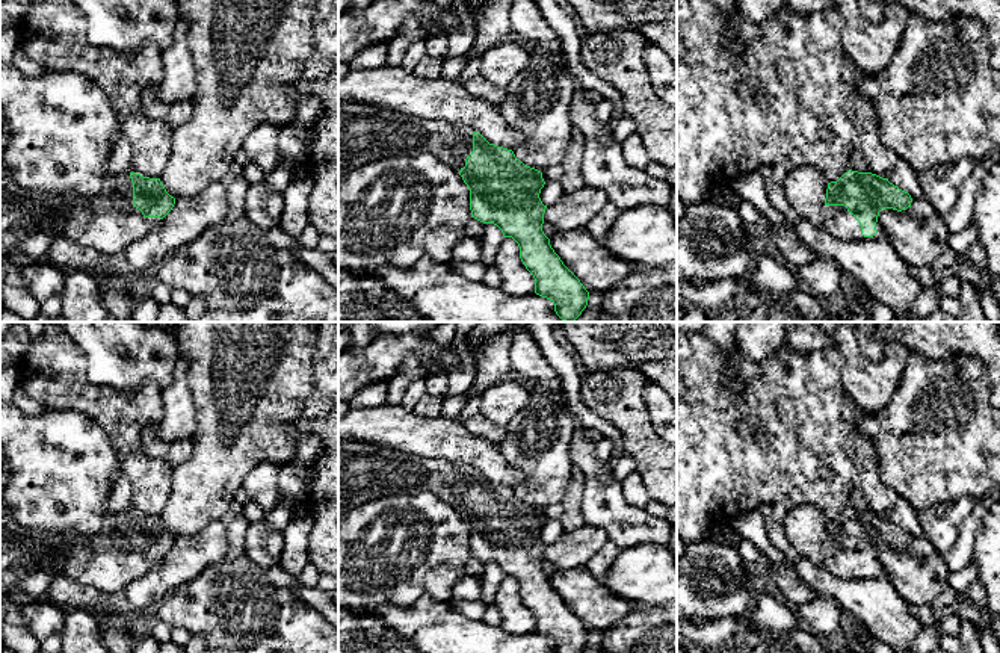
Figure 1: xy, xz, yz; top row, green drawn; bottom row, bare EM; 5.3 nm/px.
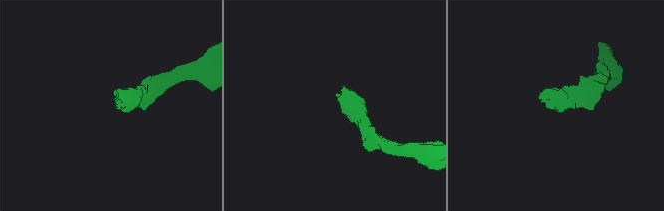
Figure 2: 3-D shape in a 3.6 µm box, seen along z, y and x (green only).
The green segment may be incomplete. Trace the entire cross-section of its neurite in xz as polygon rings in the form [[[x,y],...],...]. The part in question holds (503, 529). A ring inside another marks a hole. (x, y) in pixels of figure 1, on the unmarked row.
[[[353,438],[338,440],[340,511],[382,497],[421,491],[435,493],[462,515],[470,528],[470,549],[474,558],[497,564],[505,576],[512,576],[518,582],[520,597],[535,617],[535,632],[550,638],[556,653],[582,653],[588,644],[589,630],[563,603],[542,570],[547,544],[539,537],[545,523],[541,509],[524,503],[512,488],[489,482],[468,466],[408,455]]]

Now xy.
[[[0,500],[0,596],[23,591],[41,599],[54,577],[66,576],[94,586],[106,599],[119,599],[125,586],[154,567],[174,543],[175,537],[166,531],[160,517],[136,511],[115,514],[97,537],[86,540],[76,532],[21,526]]]

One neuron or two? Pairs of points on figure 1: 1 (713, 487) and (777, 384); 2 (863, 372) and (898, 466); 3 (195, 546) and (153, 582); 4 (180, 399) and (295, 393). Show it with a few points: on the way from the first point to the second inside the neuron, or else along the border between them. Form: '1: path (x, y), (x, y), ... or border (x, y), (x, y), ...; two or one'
1: path (739, 463), (771, 431), (771, 410); one
2: border (898, 384), (891, 402), (881, 413), (869, 419); two
3: path (185, 557), (163, 578); one
4: border (186, 365), (186, 383), (195, 413), (192, 436); two

